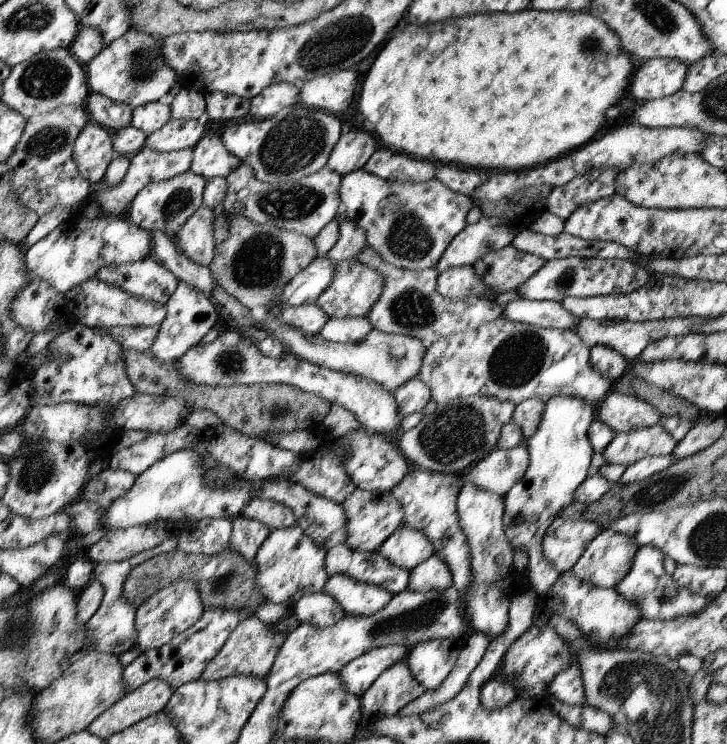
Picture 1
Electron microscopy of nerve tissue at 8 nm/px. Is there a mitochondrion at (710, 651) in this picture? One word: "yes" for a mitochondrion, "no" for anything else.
no

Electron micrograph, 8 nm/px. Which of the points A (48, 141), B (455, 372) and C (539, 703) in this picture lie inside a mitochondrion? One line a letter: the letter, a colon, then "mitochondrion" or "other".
A: mitochondrion
B: other
C: other

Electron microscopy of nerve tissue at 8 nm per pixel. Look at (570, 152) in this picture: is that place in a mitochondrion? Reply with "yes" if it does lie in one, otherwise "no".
no

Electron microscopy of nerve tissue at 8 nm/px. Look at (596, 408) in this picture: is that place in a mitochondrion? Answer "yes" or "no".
no

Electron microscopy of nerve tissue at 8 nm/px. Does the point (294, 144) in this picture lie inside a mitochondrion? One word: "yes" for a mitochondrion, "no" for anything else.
yes

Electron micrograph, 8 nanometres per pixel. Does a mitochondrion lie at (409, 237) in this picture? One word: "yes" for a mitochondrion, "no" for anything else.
yes

